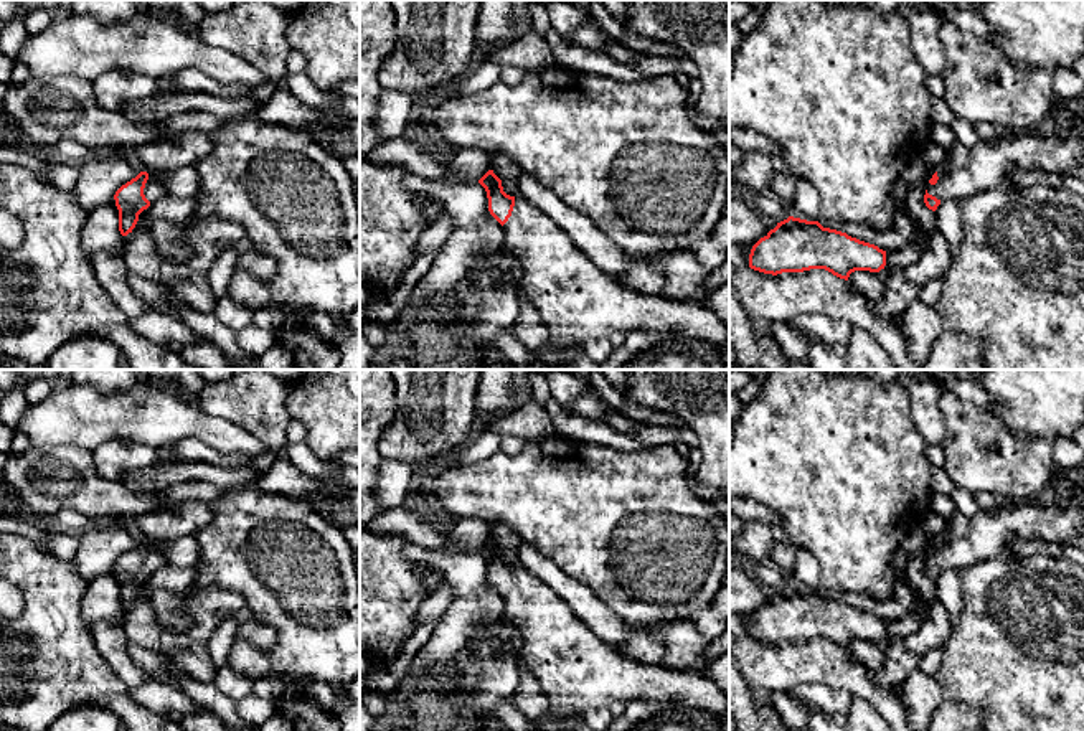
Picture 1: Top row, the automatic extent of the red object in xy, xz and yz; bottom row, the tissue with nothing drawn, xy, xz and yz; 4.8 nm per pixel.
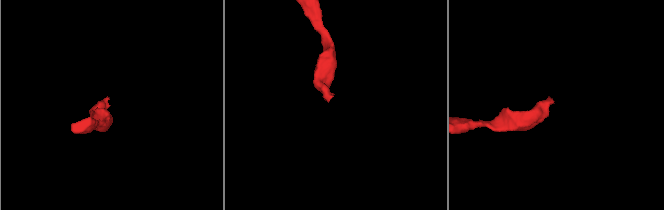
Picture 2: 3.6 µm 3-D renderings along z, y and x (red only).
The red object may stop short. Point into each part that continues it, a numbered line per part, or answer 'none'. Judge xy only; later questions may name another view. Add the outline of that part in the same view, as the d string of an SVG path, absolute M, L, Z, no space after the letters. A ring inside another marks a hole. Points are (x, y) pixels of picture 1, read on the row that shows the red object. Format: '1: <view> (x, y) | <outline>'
1: xy (154, 190) | M148 173L148 180L145 183L144 195L150 203L153 203L155 200L165 196L167 190L152 173Z

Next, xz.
1: xz (578, 302) | M515 196L503 233L503 246L520 272L520 294L549 330L548 347L531 351L531 361L556 366L566 348L617 332L706 340L718 348L729 342L729 320L696 302L642 294L619 284L521 196Z

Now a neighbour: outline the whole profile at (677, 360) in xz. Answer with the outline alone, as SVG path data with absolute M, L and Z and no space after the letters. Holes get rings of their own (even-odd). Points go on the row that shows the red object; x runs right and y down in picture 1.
M672 351L662 356L637 355L619 370L709 370L709 366L690 351Z

